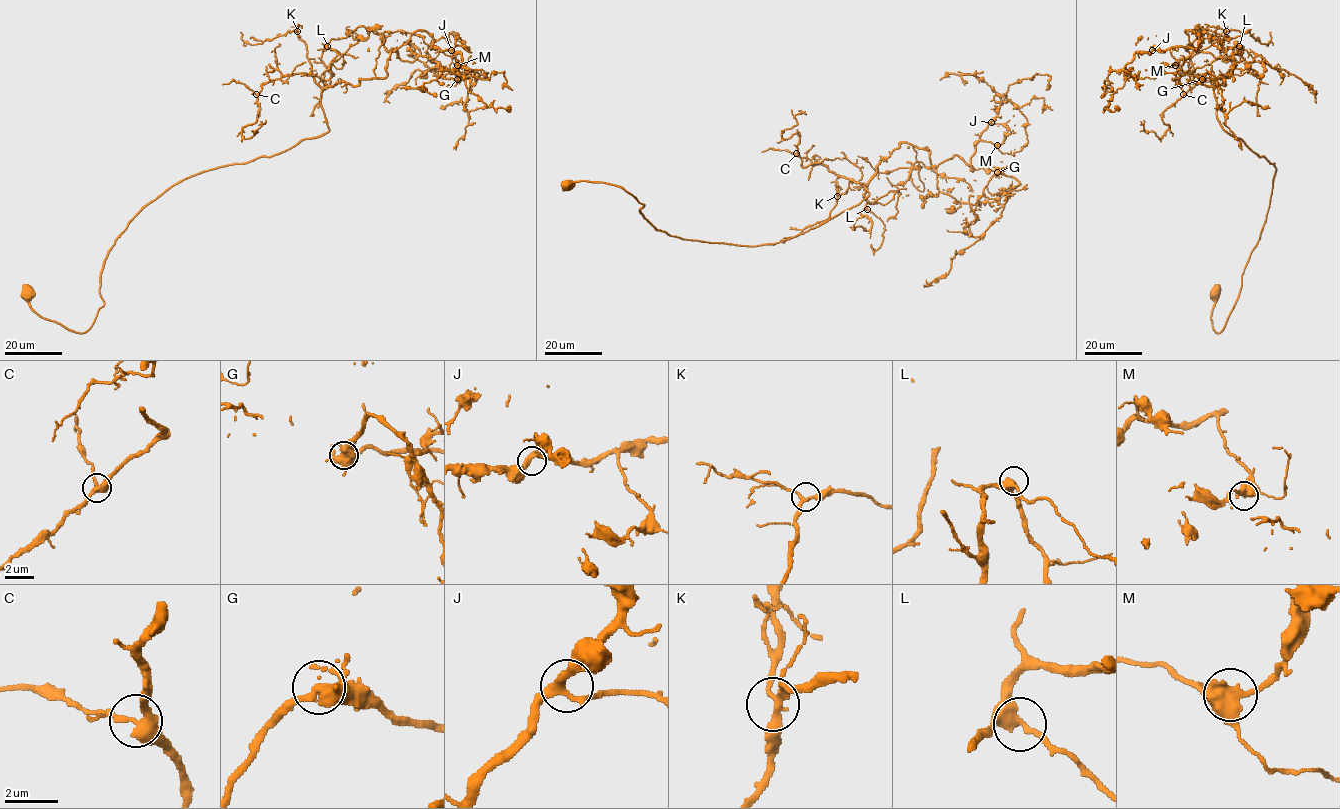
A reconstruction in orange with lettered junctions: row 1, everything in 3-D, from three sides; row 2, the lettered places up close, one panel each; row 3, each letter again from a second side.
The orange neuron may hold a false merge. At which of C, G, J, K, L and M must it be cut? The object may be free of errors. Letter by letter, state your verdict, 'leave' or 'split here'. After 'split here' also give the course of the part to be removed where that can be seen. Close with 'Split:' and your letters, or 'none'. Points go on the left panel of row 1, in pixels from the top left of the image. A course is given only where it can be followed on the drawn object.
C: leave
G: split here; course (457, 79), (453, 70), (431, 68), (435, 62), (421, 42), (363, 38), (372, 29), (367, 51)
J: leave
K: leave
L: leave
M: leave
Split: G

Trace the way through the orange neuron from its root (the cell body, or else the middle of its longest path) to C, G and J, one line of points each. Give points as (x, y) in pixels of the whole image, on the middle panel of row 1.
C: (567, 185), (622, 187), (671, 236), (775, 244), (868, 195), (819, 163), (803, 166), (796, 153)
G: (567, 185), (622, 187), (671, 236), (757, 246), (858, 205), (902, 143), (927, 148), (959, 202), (997, 172)
J: (567, 185), (622, 187), (671, 236), (775, 244), (858, 205), (902, 143), (973, 169), (991, 122)

